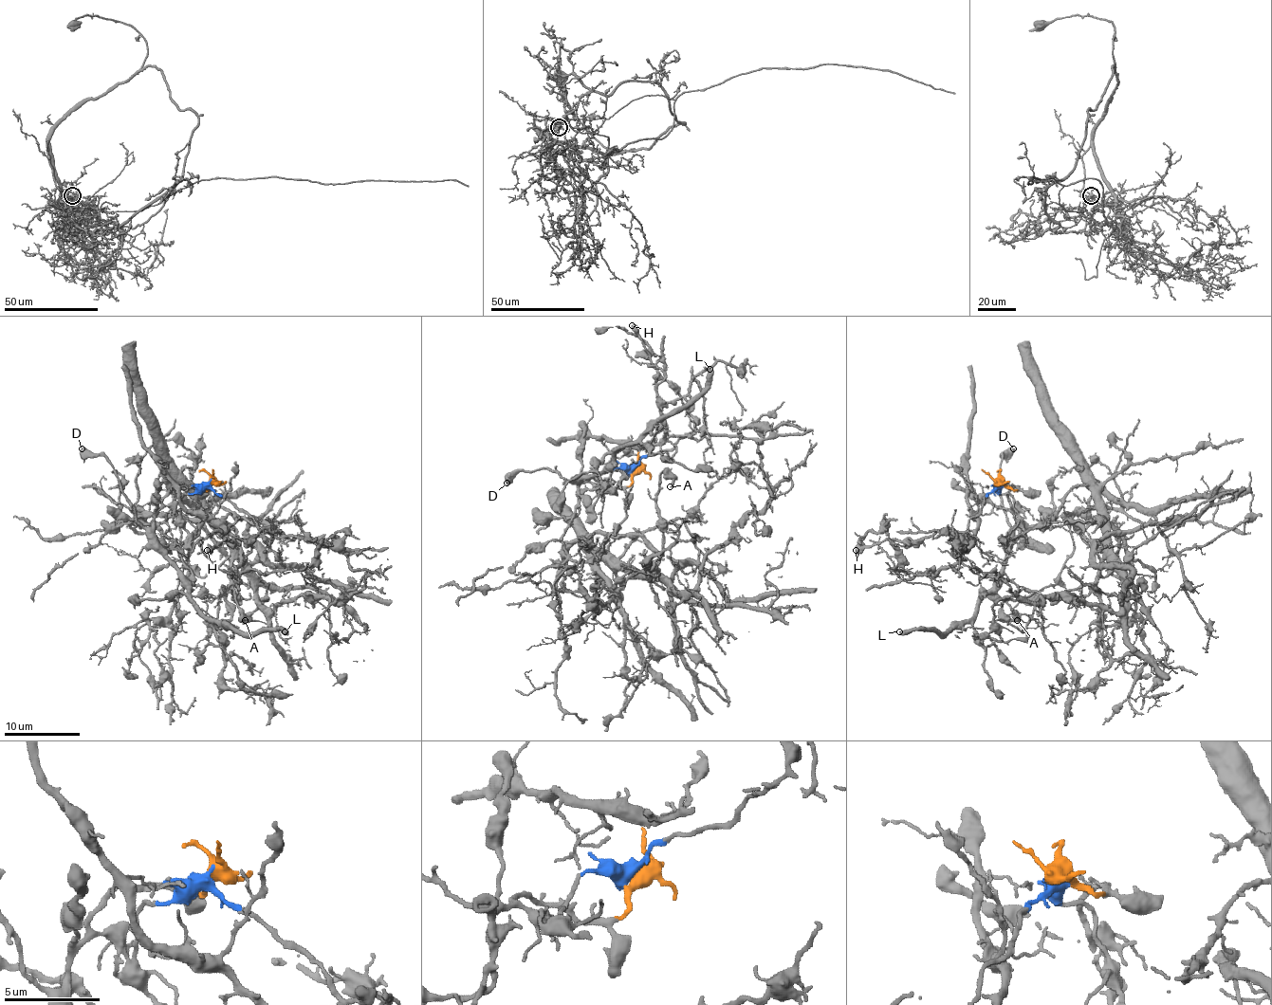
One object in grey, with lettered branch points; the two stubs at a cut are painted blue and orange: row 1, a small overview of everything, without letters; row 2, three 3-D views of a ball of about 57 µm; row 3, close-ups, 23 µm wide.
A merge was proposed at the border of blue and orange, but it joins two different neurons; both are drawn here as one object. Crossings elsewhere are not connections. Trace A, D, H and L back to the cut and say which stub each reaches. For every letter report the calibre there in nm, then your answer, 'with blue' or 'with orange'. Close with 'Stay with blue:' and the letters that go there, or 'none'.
A: 220 nm thick; with orange
D: 600 nm thick; with orange
H: 600 nm thick; with blue
L: 480 nm thick; with orange
Stay with blue: H

